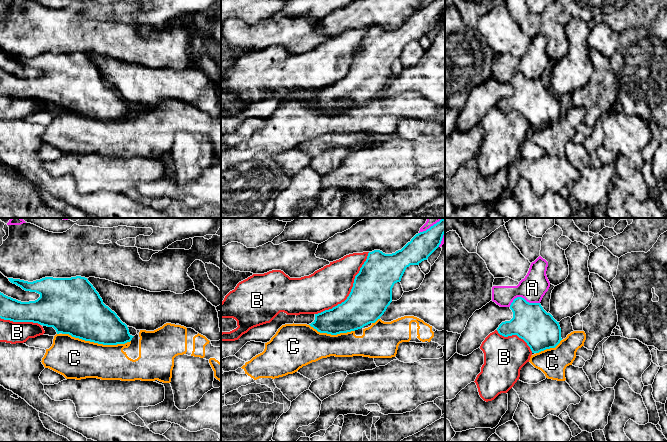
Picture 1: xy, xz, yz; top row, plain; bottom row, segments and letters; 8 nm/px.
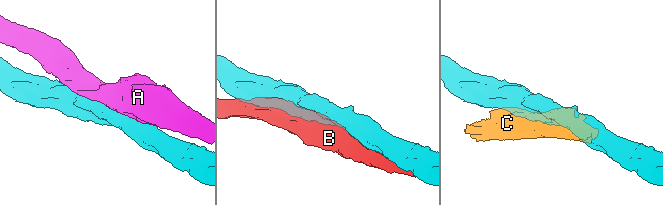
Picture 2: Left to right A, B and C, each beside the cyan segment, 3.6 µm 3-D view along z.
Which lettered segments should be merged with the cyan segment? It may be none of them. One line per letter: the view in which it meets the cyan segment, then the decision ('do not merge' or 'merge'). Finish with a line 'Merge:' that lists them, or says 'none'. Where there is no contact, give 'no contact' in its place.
A: contact in yz; do not merge
B: contact in xz; do not merge
C: contact in xy; do not merge
Merge: none

